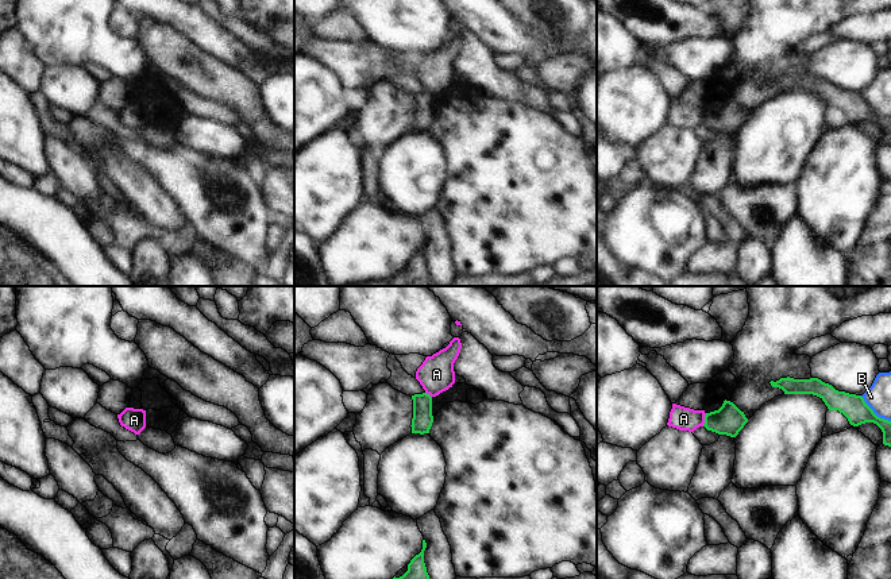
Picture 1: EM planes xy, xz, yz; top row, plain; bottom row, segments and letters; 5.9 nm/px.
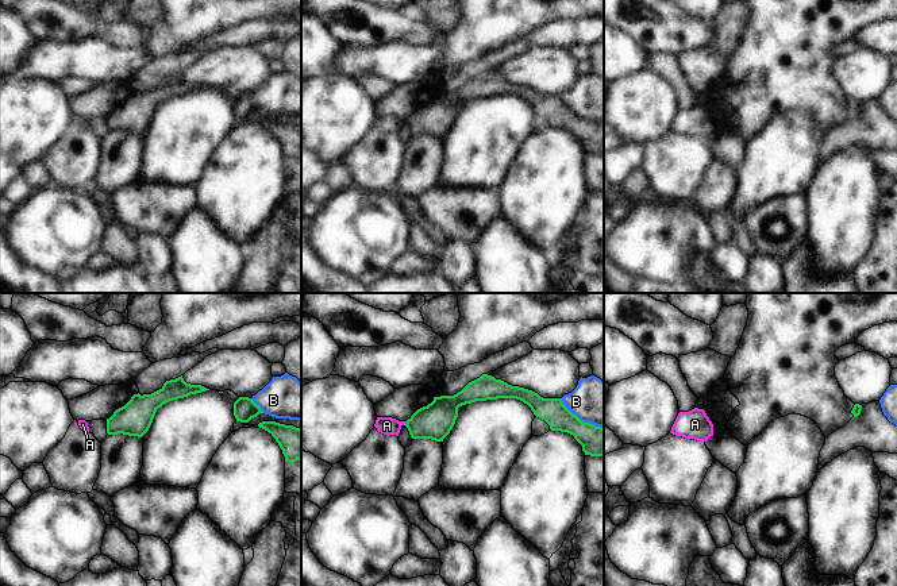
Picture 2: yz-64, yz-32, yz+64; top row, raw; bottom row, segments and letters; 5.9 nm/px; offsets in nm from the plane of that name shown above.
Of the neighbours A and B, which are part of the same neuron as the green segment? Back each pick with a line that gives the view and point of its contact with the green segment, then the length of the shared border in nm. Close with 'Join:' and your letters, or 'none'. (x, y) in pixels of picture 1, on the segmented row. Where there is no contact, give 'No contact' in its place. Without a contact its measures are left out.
Join: none

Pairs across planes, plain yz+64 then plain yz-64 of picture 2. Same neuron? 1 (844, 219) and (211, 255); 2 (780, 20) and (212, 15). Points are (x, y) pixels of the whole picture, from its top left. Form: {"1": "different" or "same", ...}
{"1": "different", "2": "same"}

